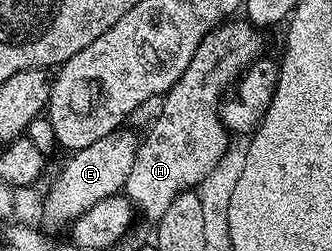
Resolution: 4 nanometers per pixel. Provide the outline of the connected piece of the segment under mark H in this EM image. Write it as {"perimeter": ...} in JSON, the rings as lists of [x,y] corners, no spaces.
{"perimeter":[[[225,21],[215,27],[198,45],[198,53],[186,65],[186,73],[178,77],[159,104],[160,116],[139,140],[130,177],[126,177],[123,194],[148,225],[156,224],[170,209],[170,201],[181,191],[196,189],[214,165],[222,158],[230,133],[220,120],[220,100],[239,80],[245,69],[261,58],[264,39],[247,21]]]}

